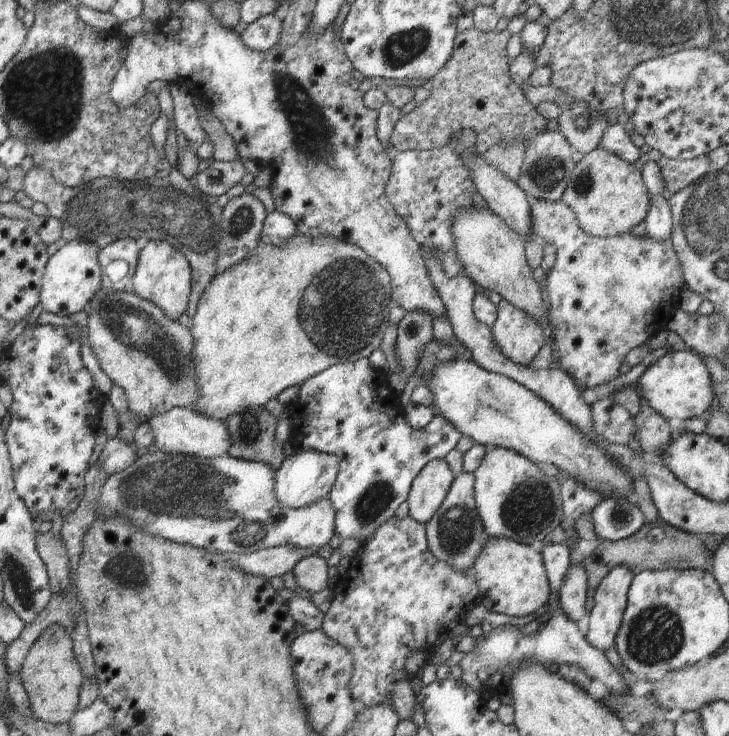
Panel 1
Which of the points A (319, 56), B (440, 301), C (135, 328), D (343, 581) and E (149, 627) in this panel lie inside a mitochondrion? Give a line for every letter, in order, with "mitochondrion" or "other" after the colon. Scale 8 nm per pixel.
A: other
B: other
C: mitochondrion
D: other
E: other

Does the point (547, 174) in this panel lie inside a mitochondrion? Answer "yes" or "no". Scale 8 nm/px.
yes

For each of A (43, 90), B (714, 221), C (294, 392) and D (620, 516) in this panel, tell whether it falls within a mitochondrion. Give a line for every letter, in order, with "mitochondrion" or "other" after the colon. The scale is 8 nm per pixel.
A: mitochondrion
B: mitochondrion
C: other
D: mitochondrion

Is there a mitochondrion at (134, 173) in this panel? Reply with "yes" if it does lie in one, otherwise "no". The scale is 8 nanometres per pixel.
yes

